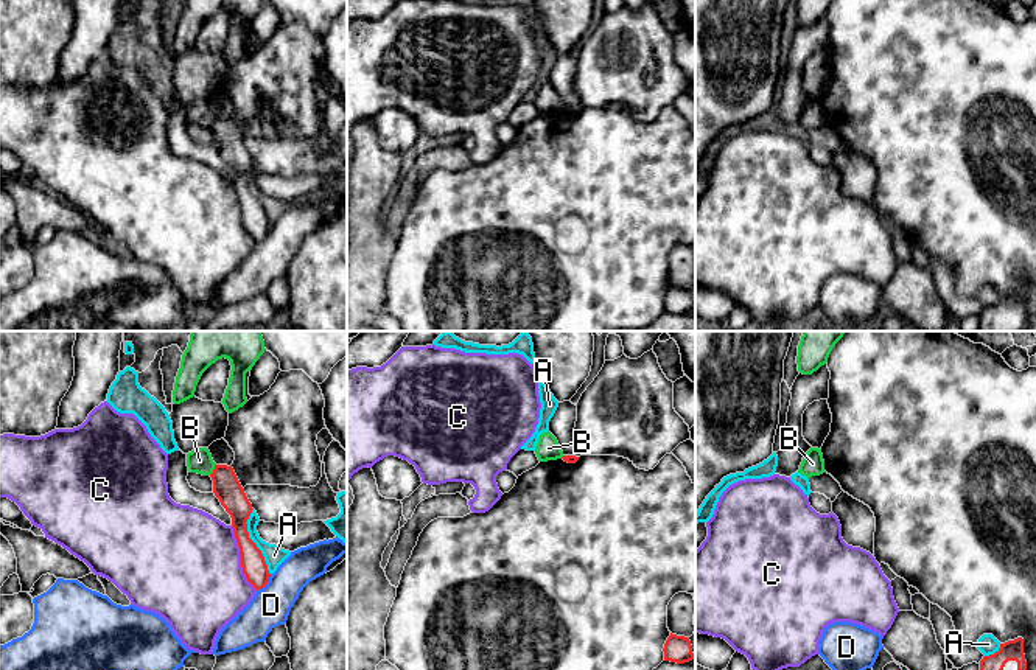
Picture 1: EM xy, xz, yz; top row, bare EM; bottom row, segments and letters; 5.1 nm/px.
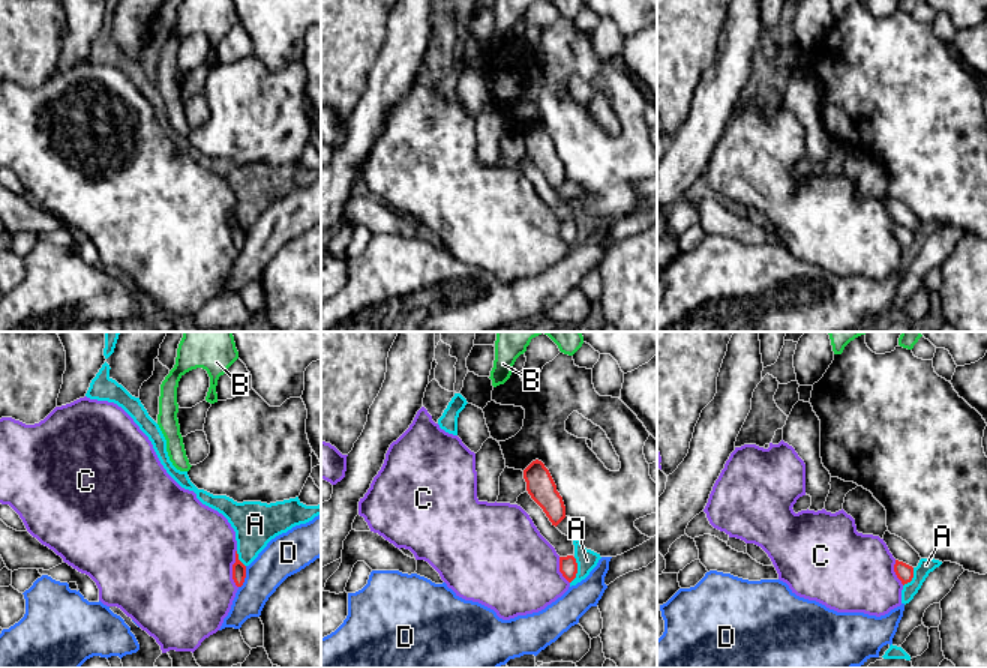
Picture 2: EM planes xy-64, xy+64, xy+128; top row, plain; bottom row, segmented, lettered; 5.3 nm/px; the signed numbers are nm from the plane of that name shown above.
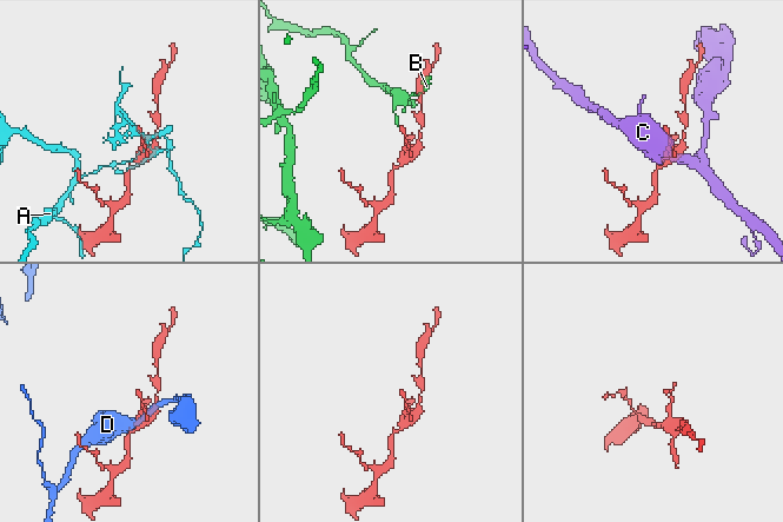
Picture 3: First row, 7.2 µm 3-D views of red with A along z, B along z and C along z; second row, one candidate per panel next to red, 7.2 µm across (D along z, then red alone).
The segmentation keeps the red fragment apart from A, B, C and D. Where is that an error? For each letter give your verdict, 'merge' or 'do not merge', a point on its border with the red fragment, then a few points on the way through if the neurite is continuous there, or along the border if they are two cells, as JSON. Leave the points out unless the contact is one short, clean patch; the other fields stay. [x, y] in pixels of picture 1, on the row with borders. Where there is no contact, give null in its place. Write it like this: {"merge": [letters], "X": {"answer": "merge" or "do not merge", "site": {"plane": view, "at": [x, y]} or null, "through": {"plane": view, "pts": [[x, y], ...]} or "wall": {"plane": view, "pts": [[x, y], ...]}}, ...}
{"merge": [], "A": {"answer": "do not merge", "site": {"plane": "xy", "at": [252, 541]}}, "B": {"answer": "do not merge", "site": {"plane": "xy", "at": [213, 470]}, "wall": {"plane": "xy", "pts": [[215, 464], [209, 474]]}}, "C": {"answer": "do not merge", "site": {"plane": "xy", "at": [241, 558]}}, "D": {"answer": "do not merge", "site": {"plane": "xy", "at": [266, 583]}, "wall": {"plane": "xy", "pts": [[271, 574], [269, 580], [257, 591]]}}}

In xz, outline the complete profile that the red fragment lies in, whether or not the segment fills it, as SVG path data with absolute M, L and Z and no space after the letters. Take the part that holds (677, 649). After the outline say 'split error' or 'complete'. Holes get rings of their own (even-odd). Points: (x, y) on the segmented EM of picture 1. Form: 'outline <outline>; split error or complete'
outline M672 634L664 644L664 661L684 664L694 659L692 645L689 637Z; complete

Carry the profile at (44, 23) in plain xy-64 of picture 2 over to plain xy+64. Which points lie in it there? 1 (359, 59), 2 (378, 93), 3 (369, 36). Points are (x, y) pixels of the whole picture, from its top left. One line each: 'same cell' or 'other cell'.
1: same cell
2: other cell
3: same cell

